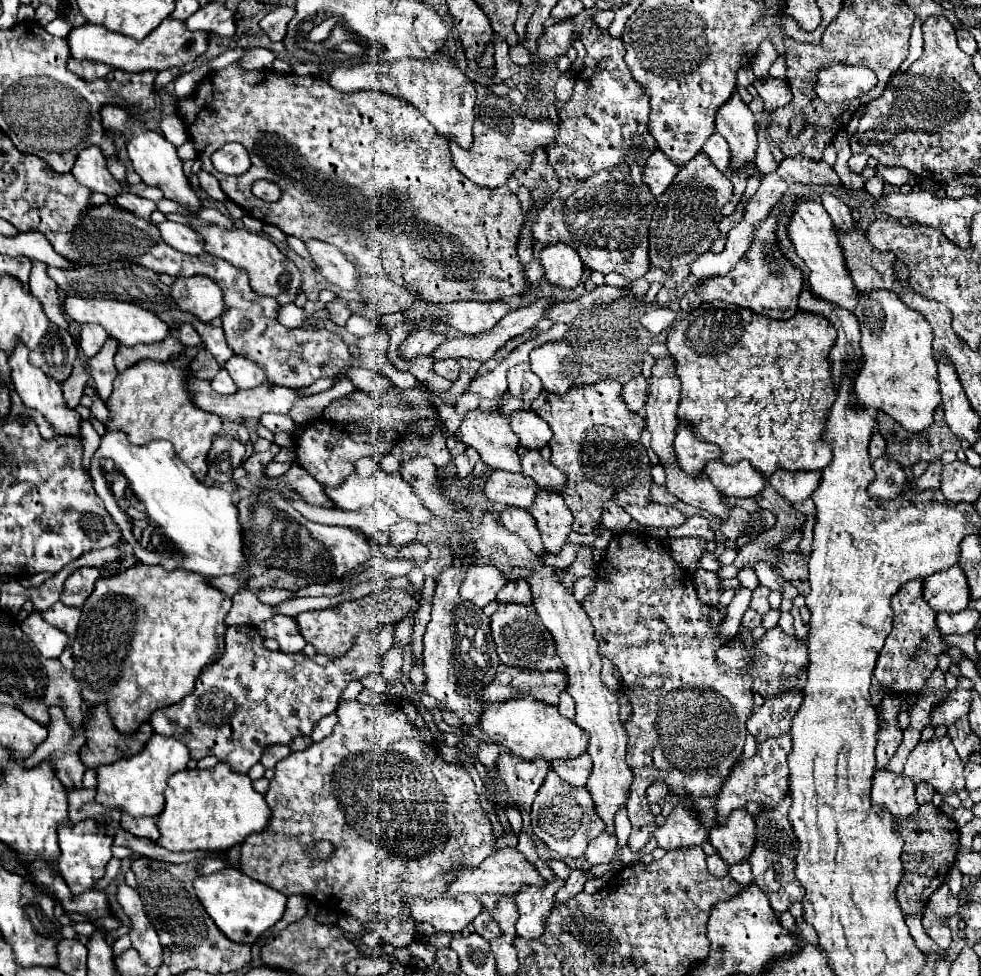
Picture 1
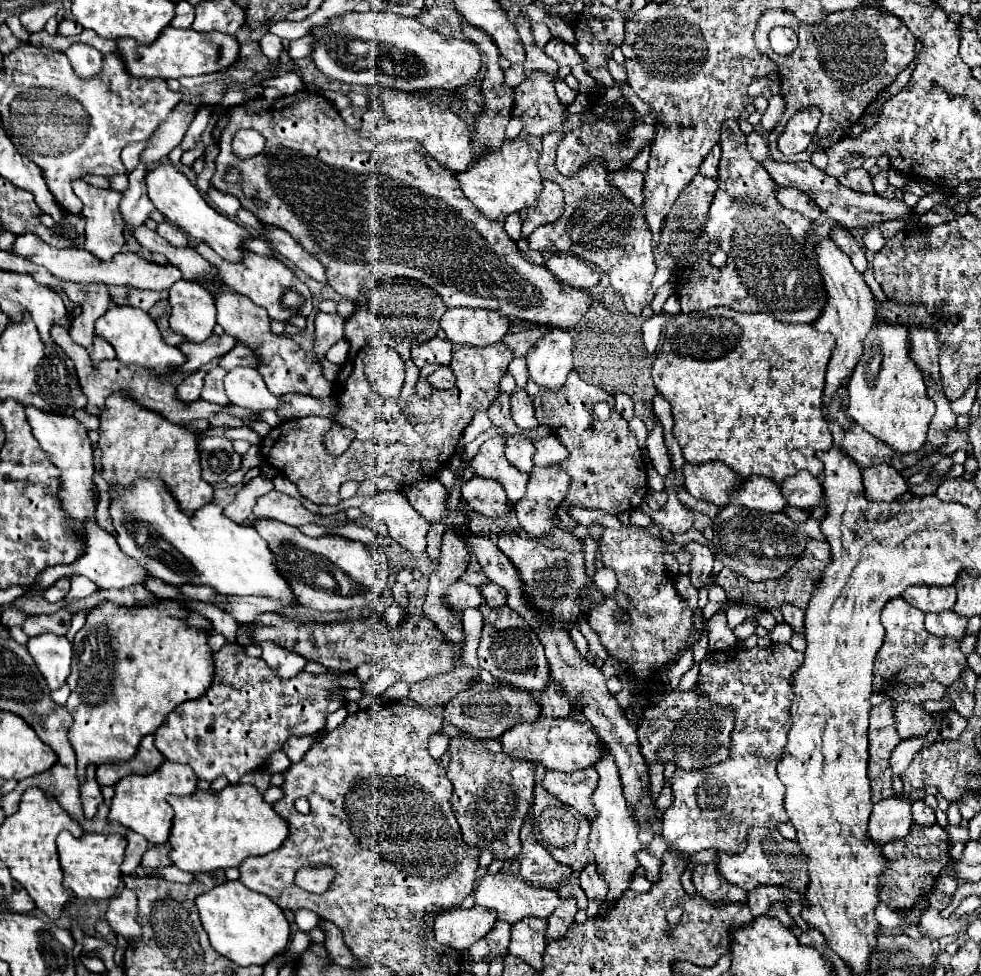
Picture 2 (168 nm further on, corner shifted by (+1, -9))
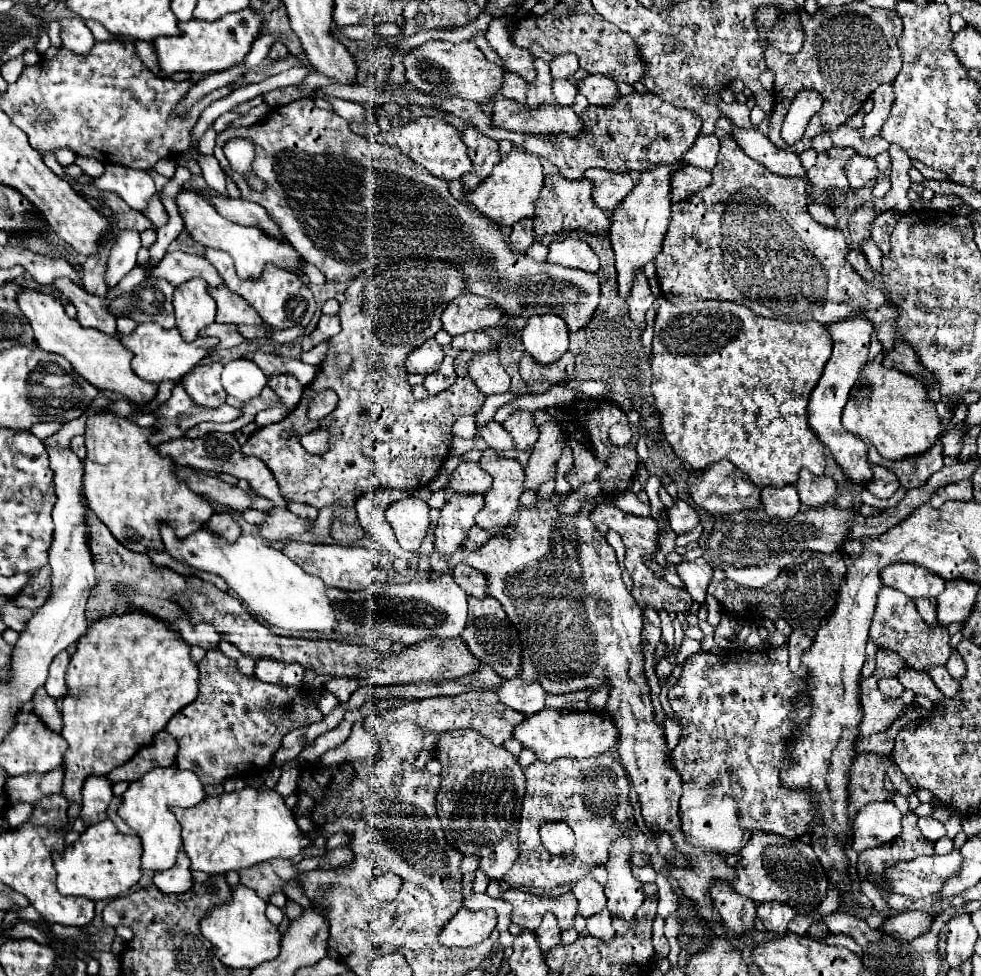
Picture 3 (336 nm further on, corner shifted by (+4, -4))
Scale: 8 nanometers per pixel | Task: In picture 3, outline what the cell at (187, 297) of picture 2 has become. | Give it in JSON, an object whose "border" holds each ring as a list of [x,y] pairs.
{"border":[[[193,278],[175,288],[173,296],[177,328],[185,342],[193,342],[199,332],[215,322],[215,300],[207,292],[207,282]]]}

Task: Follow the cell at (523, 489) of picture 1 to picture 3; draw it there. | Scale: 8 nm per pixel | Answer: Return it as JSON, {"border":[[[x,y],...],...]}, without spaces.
{"border":[[[461,462],[451,474],[449,486],[457,494],[485,494],[491,486],[491,476],[475,462]]]}

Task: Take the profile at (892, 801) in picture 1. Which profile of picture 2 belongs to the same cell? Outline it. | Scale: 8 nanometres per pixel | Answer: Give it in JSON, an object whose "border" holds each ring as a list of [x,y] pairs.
{"border":[[[888,797],[874,805],[868,835],[872,841],[884,845],[894,839],[902,839],[910,833],[912,827],[912,801],[904,797]]]}

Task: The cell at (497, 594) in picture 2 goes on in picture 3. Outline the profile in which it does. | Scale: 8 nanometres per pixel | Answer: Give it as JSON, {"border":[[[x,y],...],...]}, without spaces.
{"border":[[[455,564],[453,566],[453,580],[469,594],[469,596],[475,596],[475,598],[485,598],[485,582],[487,578],[477,572],[475,568],[469,568],[465,564]]]}

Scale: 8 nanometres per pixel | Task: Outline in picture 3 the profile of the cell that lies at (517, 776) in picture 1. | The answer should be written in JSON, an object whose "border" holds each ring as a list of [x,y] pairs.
{"border":[[[455,730],[439,734],[433,748],[433,756],[441,764],[441,788],[437,792],[437,816],[441,818],[441,828],[445,840],[463,856],[479,856],[479,870],[485,872],[489,880],[501,882],[505,872],[513,866],[517,850],[517,822],[521,814],[521,798],[525,794],[525,776],[517,758],[503,746],[495,746],[477,734],[477,730]]]}

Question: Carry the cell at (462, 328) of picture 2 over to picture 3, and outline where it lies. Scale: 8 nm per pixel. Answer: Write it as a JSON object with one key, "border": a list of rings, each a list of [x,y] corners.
{"border":[[[463,294],[451,300],[441,314],[443,328],[451,334],[465,334],[473,330],[485,330],[485,328],[495,328],[501,324],[501,308],[485,296],[477,294]]]}

